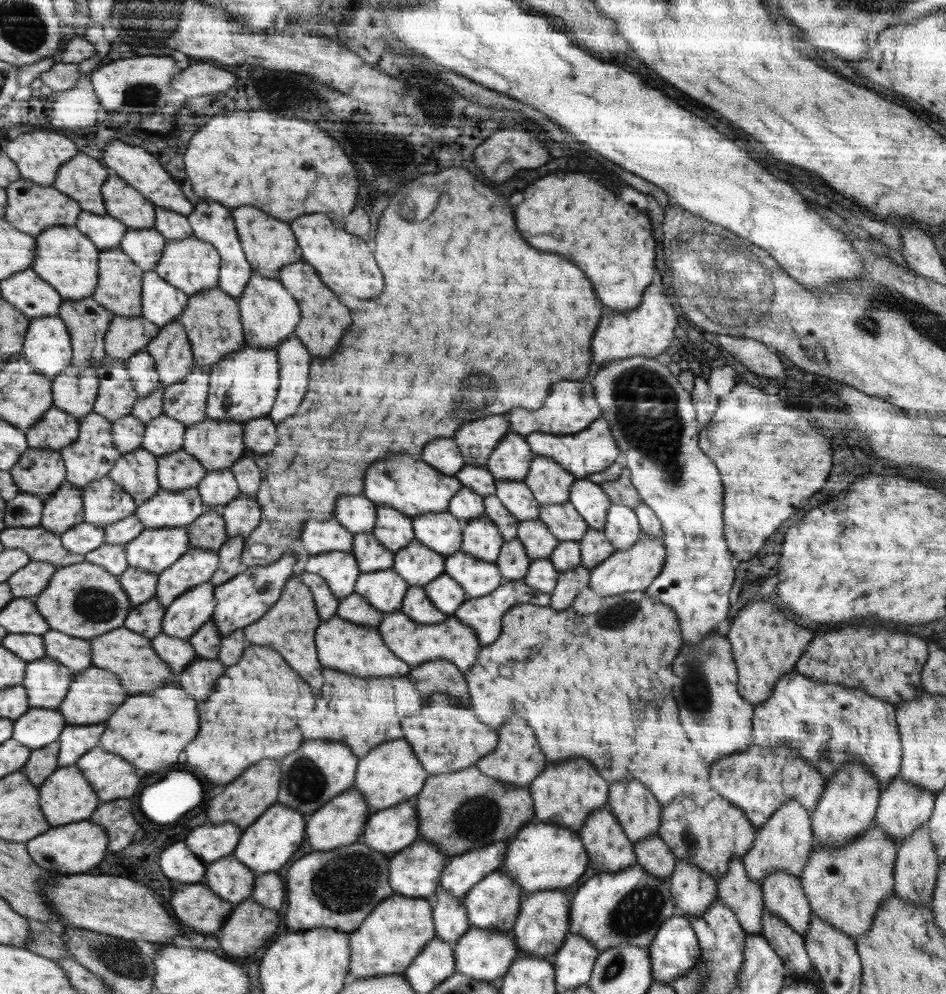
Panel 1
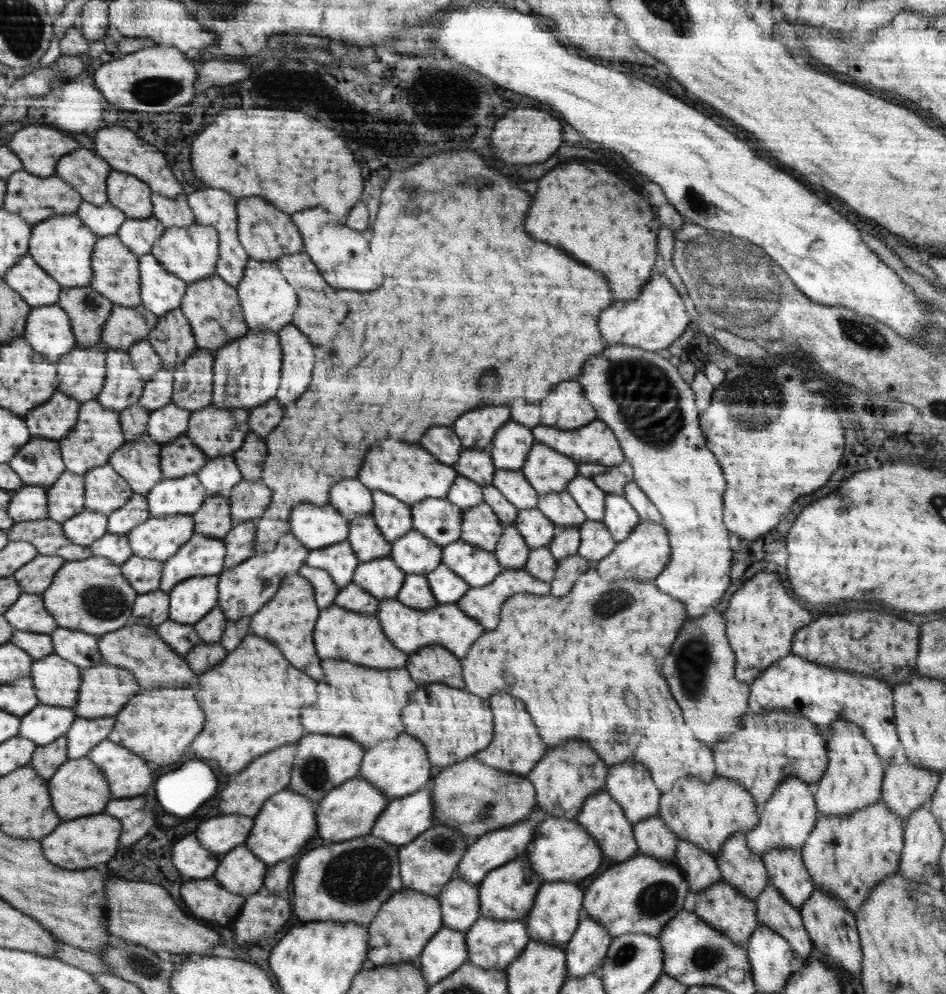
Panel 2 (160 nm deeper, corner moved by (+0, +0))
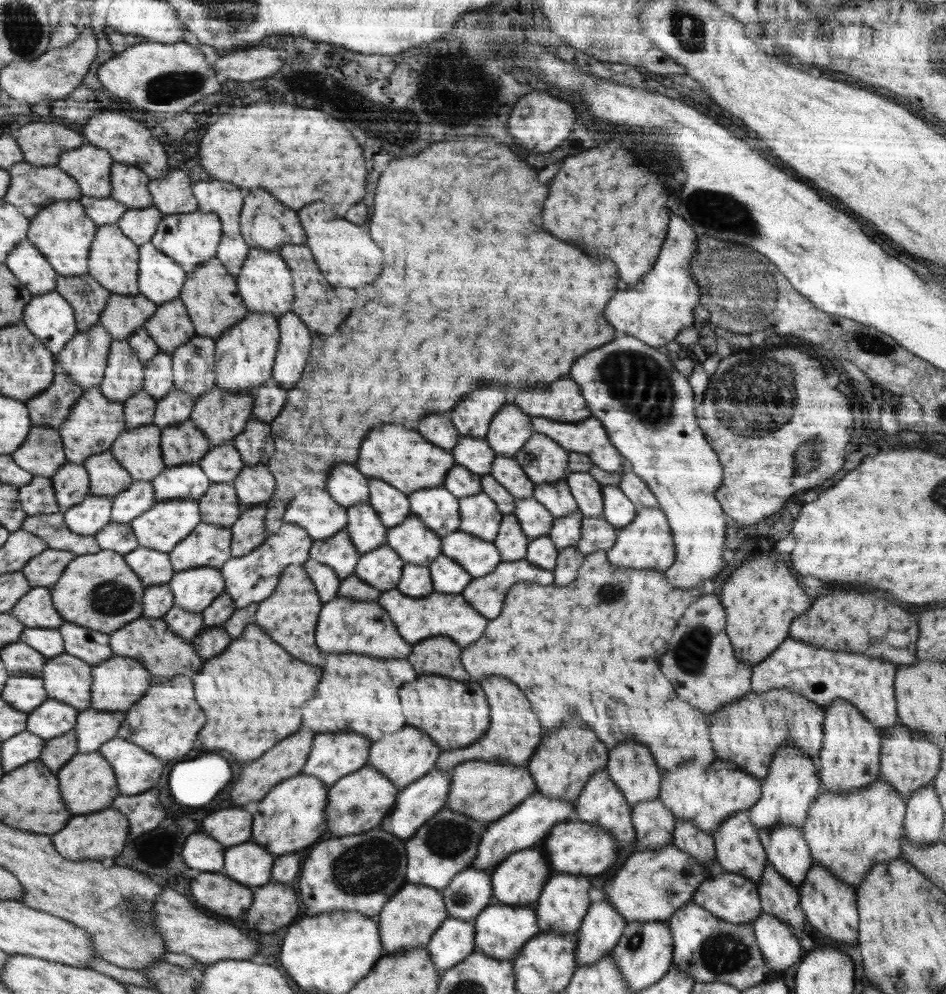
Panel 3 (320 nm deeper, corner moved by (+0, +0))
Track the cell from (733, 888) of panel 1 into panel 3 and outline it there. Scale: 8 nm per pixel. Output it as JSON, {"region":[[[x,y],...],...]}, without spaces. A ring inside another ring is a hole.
{"region":[[[747,811],[736,812],[736,814],[725,818],[712,835],[715,840],[715,859],[720,864],[719,870],[739,874],[758,884],[764,867],[767,865],[767,854],[749,813]]]}

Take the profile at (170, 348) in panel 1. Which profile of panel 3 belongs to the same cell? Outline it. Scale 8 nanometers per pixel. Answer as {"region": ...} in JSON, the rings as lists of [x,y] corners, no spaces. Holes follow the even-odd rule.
{"region":[[[179,298],[157,305],[156,312],[143,327],[159,350],[169,355],[195,337],[195,326]]]}

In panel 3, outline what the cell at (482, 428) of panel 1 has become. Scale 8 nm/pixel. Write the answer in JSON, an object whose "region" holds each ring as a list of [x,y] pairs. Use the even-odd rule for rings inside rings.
{"region":[[[494,386],[474,390],[450,412],[451,421],[461,436],[484,439],[492,418],[504,406],[504,392]]]}

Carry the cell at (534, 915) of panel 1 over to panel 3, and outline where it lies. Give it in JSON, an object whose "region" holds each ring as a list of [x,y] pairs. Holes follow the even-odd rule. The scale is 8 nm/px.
{"region":[[[558,874],[556,878],[550,876],[550,880],[542,890],[542,896],[533,905],[536,910],[540,933],[555,932],[558,934],[572,934],[582,928],[583,918],[589,912],[590,898],[588,898],[588,890],[592,888],[592,884],[584,878],[584,876],[574,876],[574,874]]]}

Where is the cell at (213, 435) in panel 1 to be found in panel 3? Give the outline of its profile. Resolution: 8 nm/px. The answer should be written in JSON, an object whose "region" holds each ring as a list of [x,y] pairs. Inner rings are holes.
{"region":[[[216,386],[194,401],[190,420],[207,436],[212,447],[234,441],[254,417],[254,395],[246,391],[235,393]]]}

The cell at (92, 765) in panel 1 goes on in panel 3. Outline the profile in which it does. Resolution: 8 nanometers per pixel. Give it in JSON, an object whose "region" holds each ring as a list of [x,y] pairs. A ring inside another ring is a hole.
{"region":[[[112,738],[98,750],[113,766],[120,790],[126,794],[144,792],[158,784],[164,762],[135,743]]]}

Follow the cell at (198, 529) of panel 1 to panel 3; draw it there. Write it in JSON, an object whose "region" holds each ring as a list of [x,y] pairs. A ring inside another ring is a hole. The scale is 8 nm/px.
{"region":[[[224,482],[212,483],[210,489],[198,500],[201,521],[205,523],[216,523],[218,526],[231,527],[239,517],[239,502],[237,492],[232,484]]]}

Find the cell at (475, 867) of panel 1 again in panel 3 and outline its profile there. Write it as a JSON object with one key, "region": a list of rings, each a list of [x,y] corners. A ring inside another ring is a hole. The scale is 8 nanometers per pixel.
{"region":[[[540,792],[531,794],[522,805],[516,807],[506,817],[502,817],[498,821],[492,821],[486,826],[472,867],[492,873],[512,853],[530,849],[533,844],[546,838],[555,825],[568,821],[568,817],[574,810],[575,806],[568,804],[568,801],[564,799],[547,797]]]}

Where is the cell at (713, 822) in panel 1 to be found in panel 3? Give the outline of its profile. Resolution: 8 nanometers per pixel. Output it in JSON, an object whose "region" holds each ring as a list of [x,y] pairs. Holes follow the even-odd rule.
{"region":[[[715,758],[714,762],[702,766],[700,762],[686,762],[684,766],[678,766],[670,772],[661,773],[661,787],[659,799],[672,812],[672,816],[678,819],[692,821],[700,830],[712,835],[720,826],[720,823],[736,812],[746,812],[756,804],[761,795],[761,782],[746,771],[739,769],[733,762]]]}

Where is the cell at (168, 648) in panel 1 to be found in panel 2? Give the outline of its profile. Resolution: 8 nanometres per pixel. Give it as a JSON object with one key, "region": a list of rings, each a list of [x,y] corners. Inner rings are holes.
{"region":[[[168,619],[156,628],[159,637],[178,654],[185,656],[194,646],[202,642],[193,625],[182,624]]]}

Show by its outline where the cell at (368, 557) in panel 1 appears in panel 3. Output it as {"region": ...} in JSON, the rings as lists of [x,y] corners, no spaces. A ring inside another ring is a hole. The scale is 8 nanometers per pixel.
{"region":[[[362,501],[348,509],[347,529],[360,554],[378,549],[387,542],[387,526],[371,502]]]}

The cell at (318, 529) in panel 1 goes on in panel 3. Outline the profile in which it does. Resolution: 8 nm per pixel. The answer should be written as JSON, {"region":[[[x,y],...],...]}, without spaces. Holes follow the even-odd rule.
{"region":[[[308,488],[308,490],[304,490],[304,494],[295,495],[296,502],[292,502],[292,506],[287,506],[287,510],[283,514],[284,522],[304,527],[304,530],[307,530],[313,540],[330,538],[330,536],[334,536],[336,532],[347,526],[348,508],[337,503],[325,488]]]}

